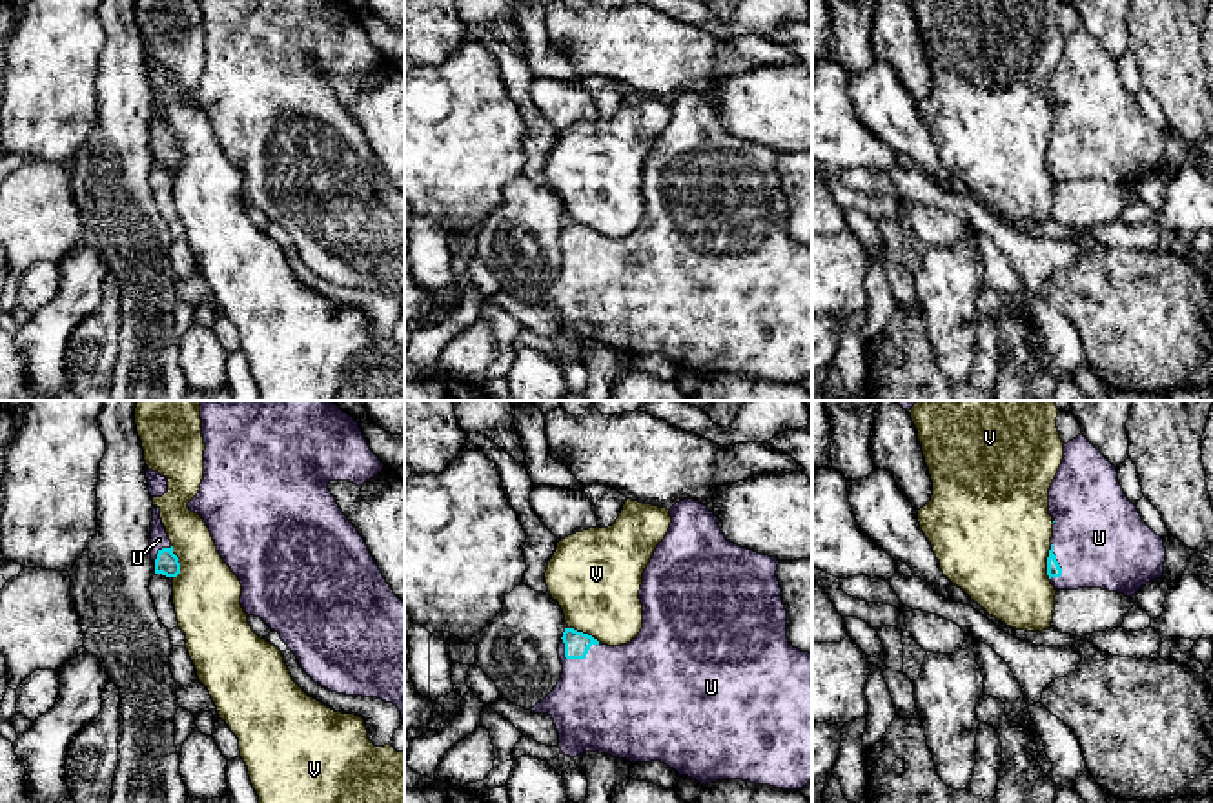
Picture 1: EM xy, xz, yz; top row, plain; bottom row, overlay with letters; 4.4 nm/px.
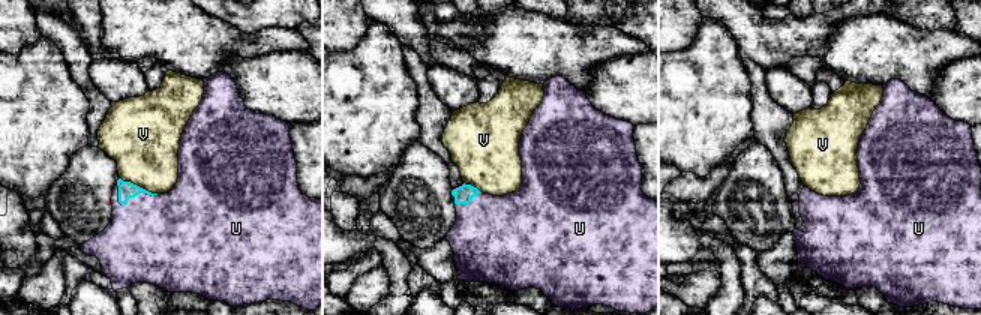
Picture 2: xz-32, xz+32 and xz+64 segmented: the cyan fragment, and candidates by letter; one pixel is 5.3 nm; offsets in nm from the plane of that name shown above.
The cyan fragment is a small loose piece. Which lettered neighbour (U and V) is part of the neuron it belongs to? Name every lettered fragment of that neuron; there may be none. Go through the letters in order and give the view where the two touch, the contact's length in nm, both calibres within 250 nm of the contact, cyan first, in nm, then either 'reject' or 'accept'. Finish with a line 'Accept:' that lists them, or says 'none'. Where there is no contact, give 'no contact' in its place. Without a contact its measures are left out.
U: xz | 180 nm | 110/460 nm | accept
V: yz | 160 nm | 60/480 nm | reject
Accept: U

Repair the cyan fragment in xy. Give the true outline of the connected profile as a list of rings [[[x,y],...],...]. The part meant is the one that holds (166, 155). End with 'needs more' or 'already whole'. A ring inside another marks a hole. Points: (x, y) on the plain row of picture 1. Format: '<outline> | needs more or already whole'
[[[153,100],[149,146],[155,157],[155,166],[166,168],[173,173],[180,166],[178,149],[173,146],[171,133],[160,111],[160,100]]] | needs more

